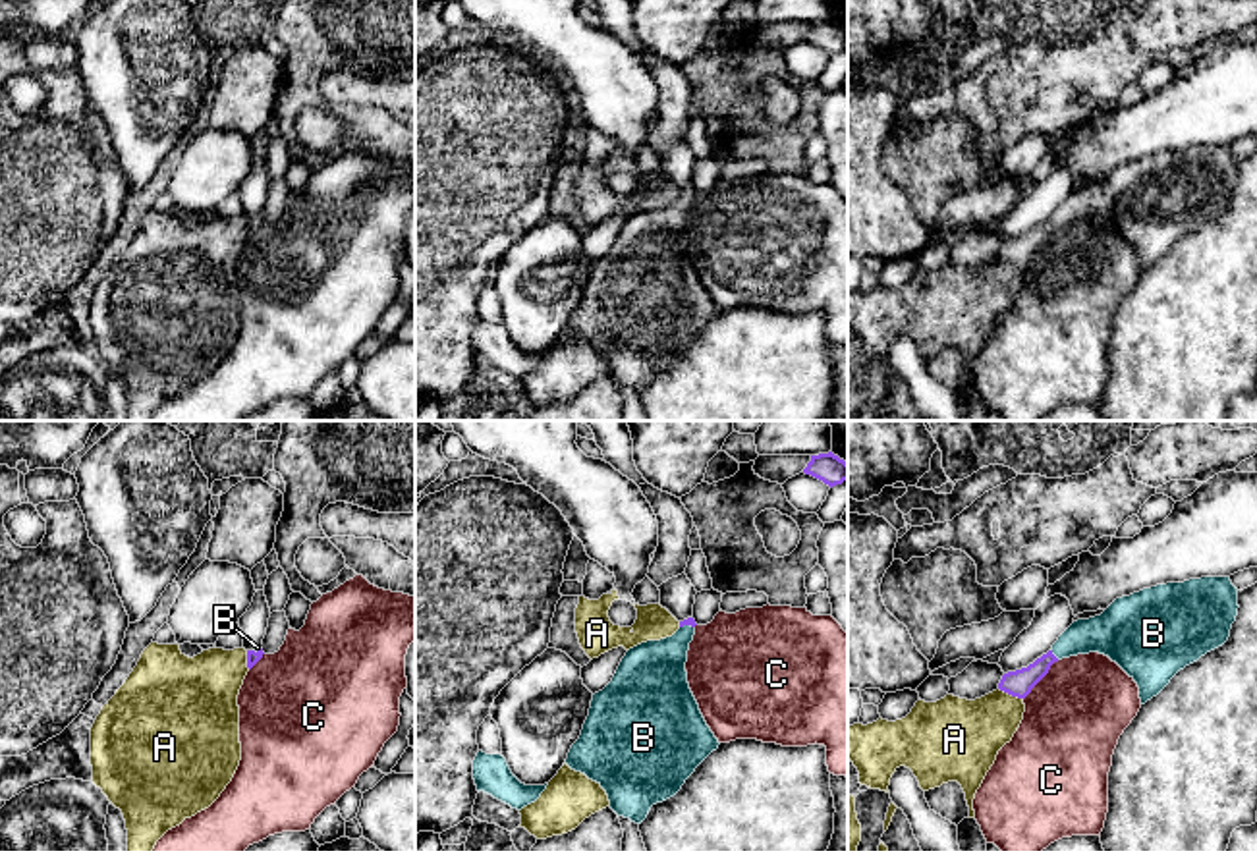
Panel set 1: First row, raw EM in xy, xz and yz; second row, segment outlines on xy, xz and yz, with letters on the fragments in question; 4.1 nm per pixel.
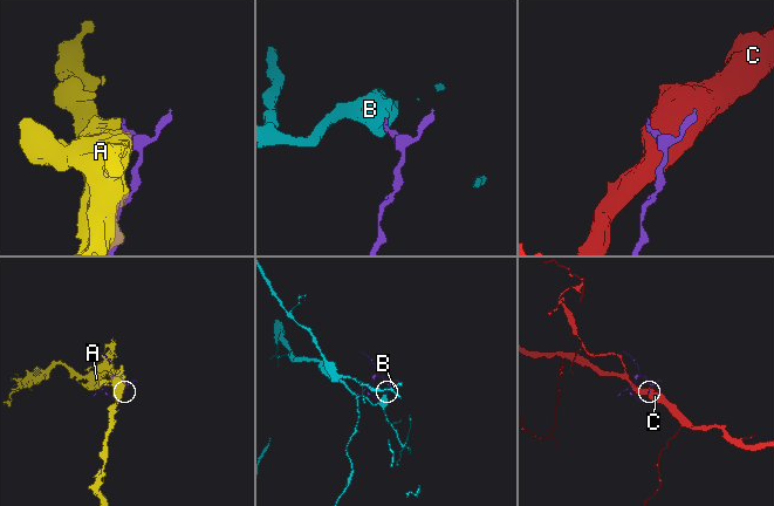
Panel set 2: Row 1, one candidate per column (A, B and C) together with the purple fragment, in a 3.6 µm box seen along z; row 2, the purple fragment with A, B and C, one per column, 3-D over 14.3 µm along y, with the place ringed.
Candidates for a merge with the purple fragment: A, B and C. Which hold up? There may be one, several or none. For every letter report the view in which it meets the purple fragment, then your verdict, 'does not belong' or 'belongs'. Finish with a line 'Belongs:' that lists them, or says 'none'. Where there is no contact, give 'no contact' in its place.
A: yz | does not belong
B: yz | belongs
C: yz | does not belong
Belongs: B

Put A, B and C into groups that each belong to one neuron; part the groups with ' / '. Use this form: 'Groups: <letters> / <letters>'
Groups: A / B / C

